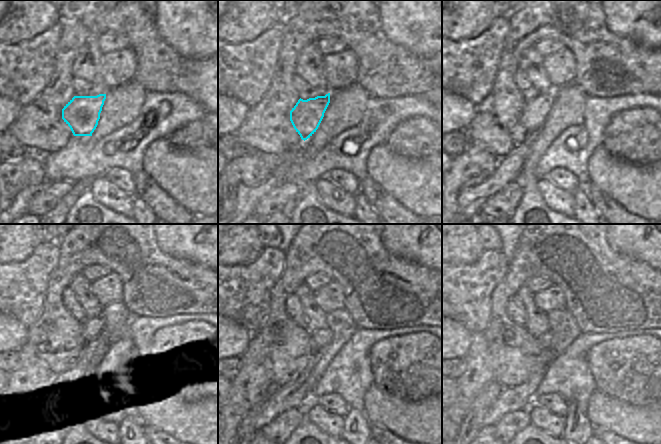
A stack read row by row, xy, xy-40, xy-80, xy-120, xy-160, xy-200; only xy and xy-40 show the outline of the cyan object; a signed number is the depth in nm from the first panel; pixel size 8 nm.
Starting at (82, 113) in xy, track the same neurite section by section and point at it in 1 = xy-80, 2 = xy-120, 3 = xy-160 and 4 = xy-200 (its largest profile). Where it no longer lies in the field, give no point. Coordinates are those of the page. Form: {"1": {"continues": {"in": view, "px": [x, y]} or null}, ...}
{"1": {"continues": {"in": "xy-80", "px": [535, 111]}}, "2": {"continues": {"in": "xy-120", "px": [91, 329]}}, "3": {"continues": {"in": "xy-160", "px": [321, 337]}}, "4": {"continues": {"in": "xy-200", "px": [546, 340]}}}

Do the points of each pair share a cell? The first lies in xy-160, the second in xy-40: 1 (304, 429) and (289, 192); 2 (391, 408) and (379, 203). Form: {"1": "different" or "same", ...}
{"1": "different", "2": "different"}

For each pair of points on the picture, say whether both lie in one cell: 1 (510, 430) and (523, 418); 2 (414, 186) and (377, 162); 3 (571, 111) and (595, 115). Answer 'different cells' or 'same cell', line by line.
1: same cell
2: same cell
3: different cells

